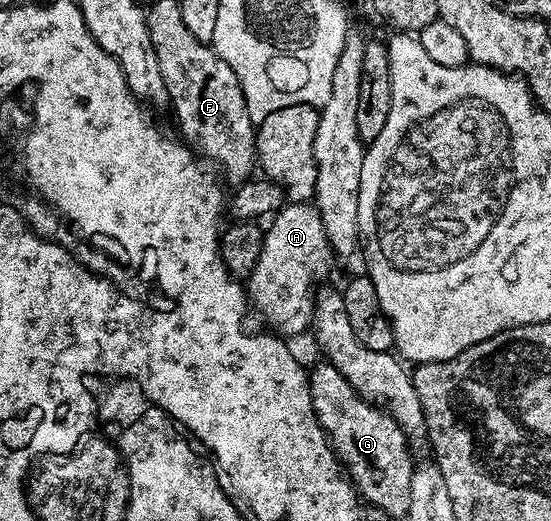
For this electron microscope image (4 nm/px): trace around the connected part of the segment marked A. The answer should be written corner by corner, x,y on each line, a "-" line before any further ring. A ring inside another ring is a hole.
287,203
273,213
270,222
270,229
268,226
264,232
259,260
244,287
249,307
253,311
255,308
277,335
291,338
311,327
314,312
312,293
319,282
327,279
332,249
322,225
322,215
313,203

